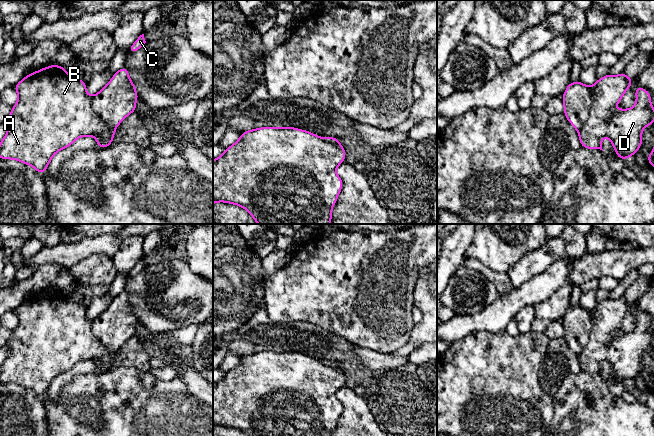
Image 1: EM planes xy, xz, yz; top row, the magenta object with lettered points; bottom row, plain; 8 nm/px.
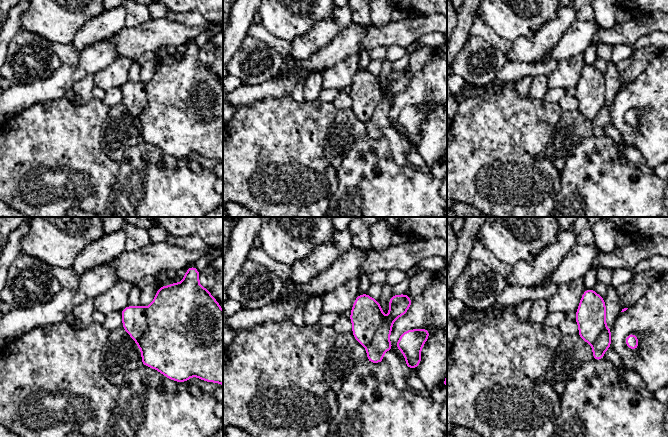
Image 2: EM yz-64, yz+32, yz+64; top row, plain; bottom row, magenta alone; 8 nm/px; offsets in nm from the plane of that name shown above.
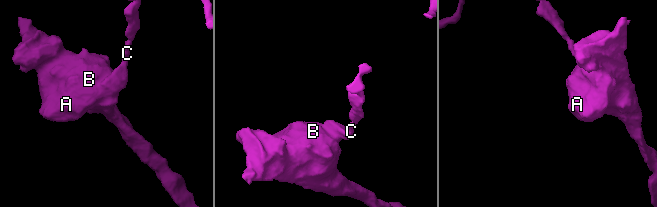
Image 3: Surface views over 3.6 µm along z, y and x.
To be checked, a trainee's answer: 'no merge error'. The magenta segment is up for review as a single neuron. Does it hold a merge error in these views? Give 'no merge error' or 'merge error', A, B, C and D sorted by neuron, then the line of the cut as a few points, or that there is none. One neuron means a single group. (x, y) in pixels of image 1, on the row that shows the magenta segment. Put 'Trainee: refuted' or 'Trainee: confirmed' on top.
Trainee: refuted
merge error; A B D / C; cut in yz along (591, 87), (589, 116), (578, 131)

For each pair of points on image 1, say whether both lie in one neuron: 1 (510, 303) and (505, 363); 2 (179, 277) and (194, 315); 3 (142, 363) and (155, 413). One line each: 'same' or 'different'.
1: different
2: same
3: different

